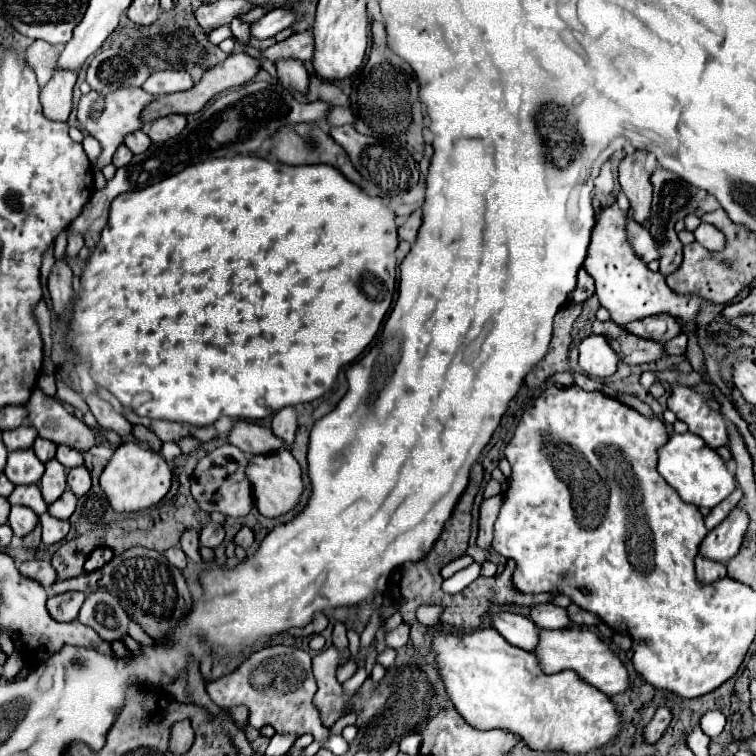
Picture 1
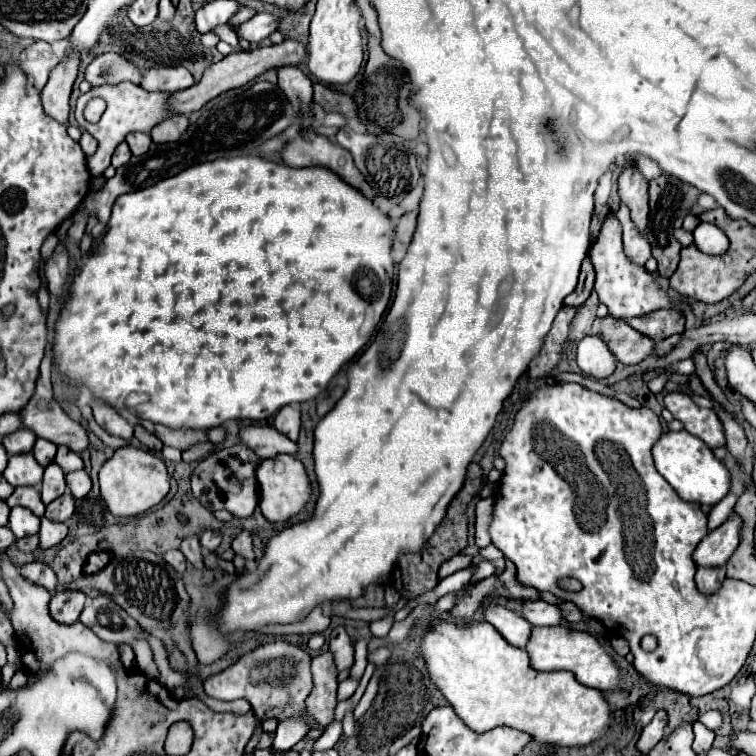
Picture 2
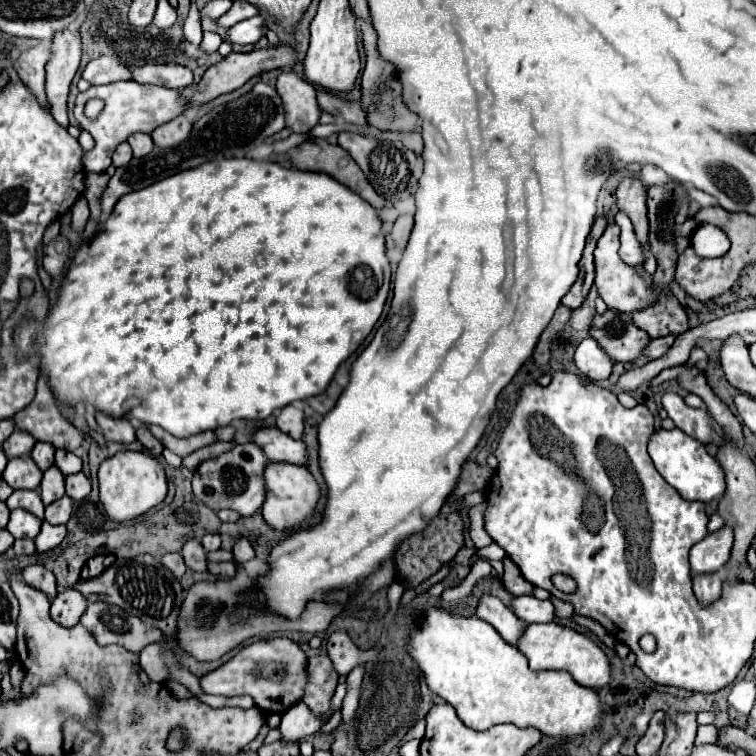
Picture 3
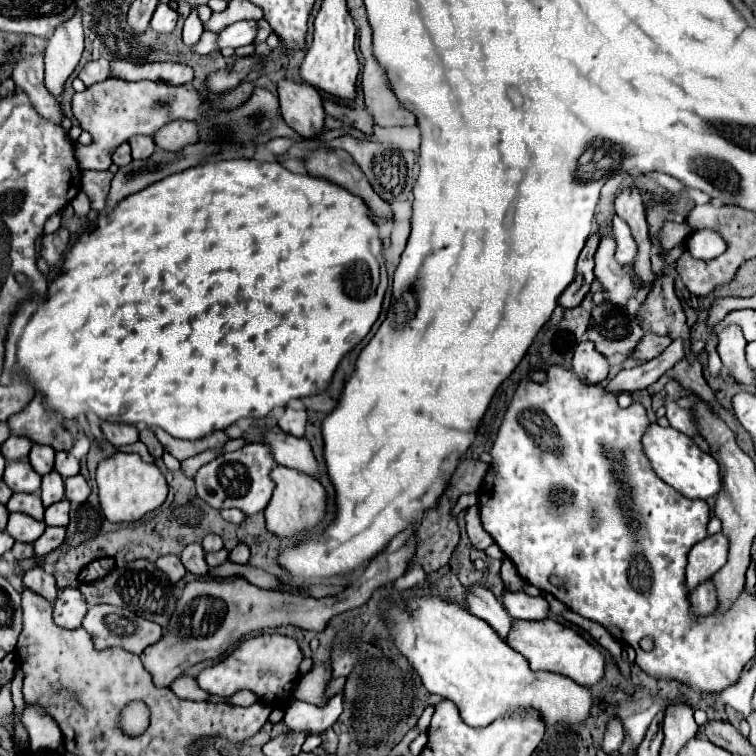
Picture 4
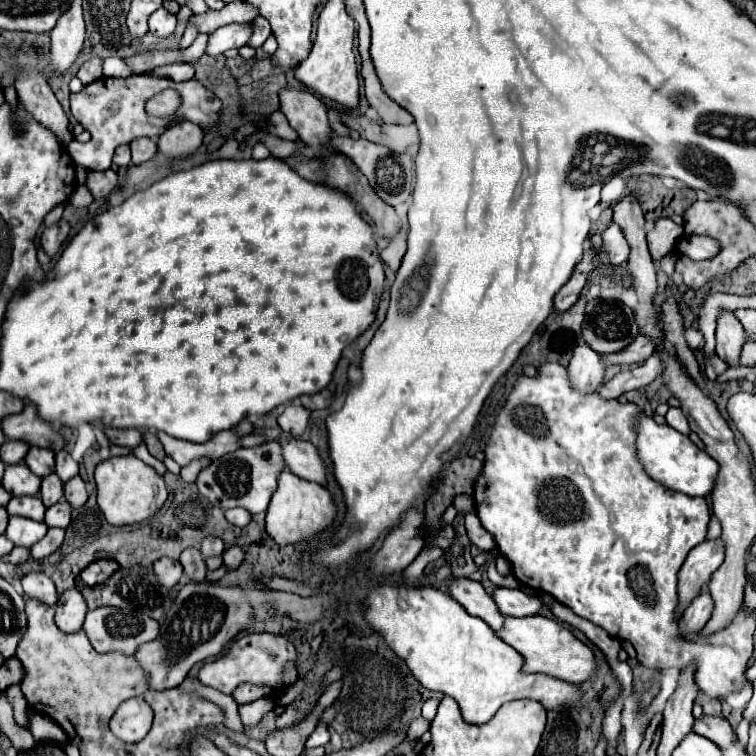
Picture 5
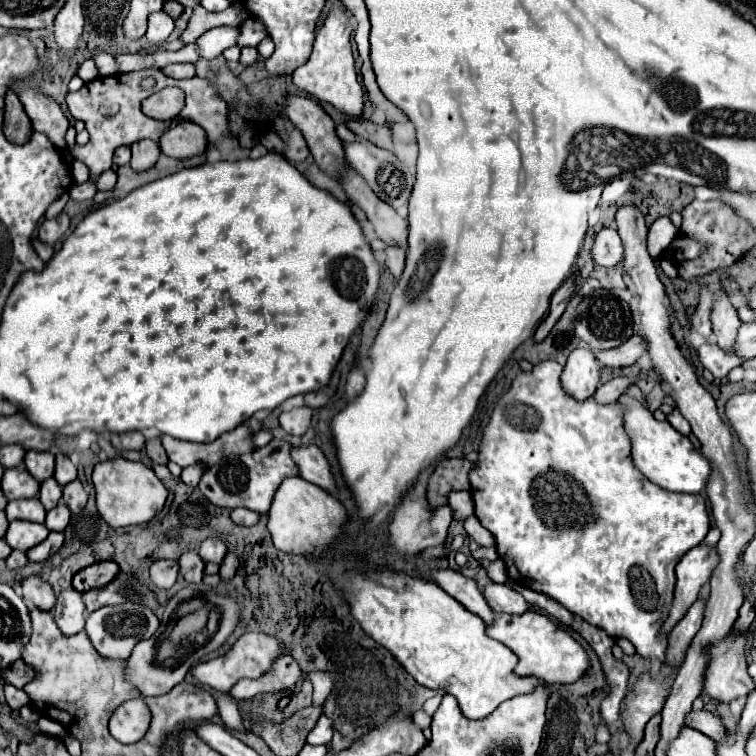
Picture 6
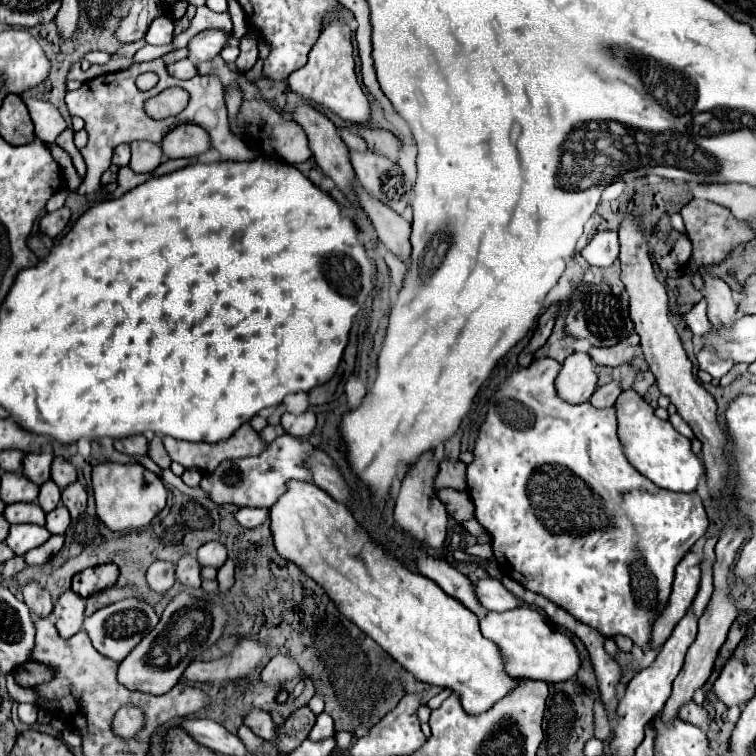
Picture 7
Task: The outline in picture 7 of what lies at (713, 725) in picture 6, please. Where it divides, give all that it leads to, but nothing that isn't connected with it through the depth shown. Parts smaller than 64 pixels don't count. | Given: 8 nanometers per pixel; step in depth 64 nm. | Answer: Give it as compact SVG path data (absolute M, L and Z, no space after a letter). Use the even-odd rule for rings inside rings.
M694 700L686 702L686 706L682 706L682 710L678 710L678 716L680 716L680 720L690 722L694 726L704 726L706 730L710 728L710 716L708 716L708 712L700 704L696 704Z

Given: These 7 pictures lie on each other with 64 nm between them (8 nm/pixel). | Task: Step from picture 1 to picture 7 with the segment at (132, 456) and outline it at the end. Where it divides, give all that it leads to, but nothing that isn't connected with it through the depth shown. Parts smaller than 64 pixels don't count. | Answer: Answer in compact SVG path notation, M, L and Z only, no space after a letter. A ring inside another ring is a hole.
M96 464L92 468L92 488L96 498L96 514L110 530L134 530L146 526L166 506L168 494L162 480L140 464Z

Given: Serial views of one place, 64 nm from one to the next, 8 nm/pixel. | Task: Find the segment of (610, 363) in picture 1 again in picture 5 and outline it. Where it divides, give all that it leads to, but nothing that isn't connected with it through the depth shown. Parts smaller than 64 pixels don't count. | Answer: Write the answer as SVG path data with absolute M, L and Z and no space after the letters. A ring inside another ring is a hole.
M588 344L574 348L574 354L566 370L568 370L570 386L574 386L574 390L582 394L596 392L604 378L604 362Z

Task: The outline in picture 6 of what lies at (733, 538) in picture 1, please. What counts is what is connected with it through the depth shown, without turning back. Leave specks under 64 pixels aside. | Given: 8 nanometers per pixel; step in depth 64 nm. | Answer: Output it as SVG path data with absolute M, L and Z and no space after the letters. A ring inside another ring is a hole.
M696 546L682 556L682 560L676 566L674 602L668 612L668 618L662 624L660 630L662 634L668 634L678 624L682 614L686 614L686 610L696 602L702 584L710 580L710 574L716 564L718 564L716 548L708 546Z

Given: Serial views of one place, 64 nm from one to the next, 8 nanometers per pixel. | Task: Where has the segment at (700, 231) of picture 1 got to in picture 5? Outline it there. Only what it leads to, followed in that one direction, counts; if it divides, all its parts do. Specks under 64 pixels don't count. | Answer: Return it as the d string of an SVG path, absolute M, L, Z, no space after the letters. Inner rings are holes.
M682 236L674 248L678 256L688 256L692 260L708 260L718 254L718 242L704 236Z

